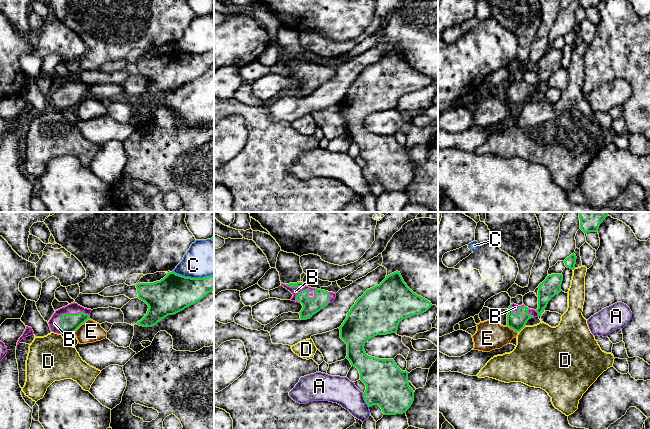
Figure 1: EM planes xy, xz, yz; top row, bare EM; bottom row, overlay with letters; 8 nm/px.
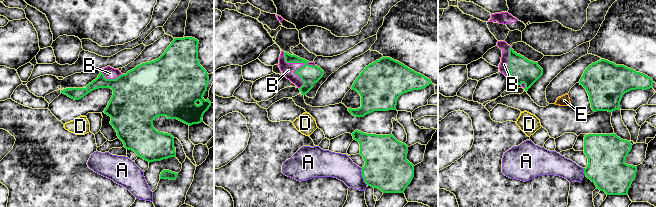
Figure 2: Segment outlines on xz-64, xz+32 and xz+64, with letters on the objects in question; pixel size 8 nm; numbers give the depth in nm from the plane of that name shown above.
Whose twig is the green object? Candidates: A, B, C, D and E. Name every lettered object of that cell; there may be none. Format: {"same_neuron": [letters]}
{"same_neuron": ["B"]}

